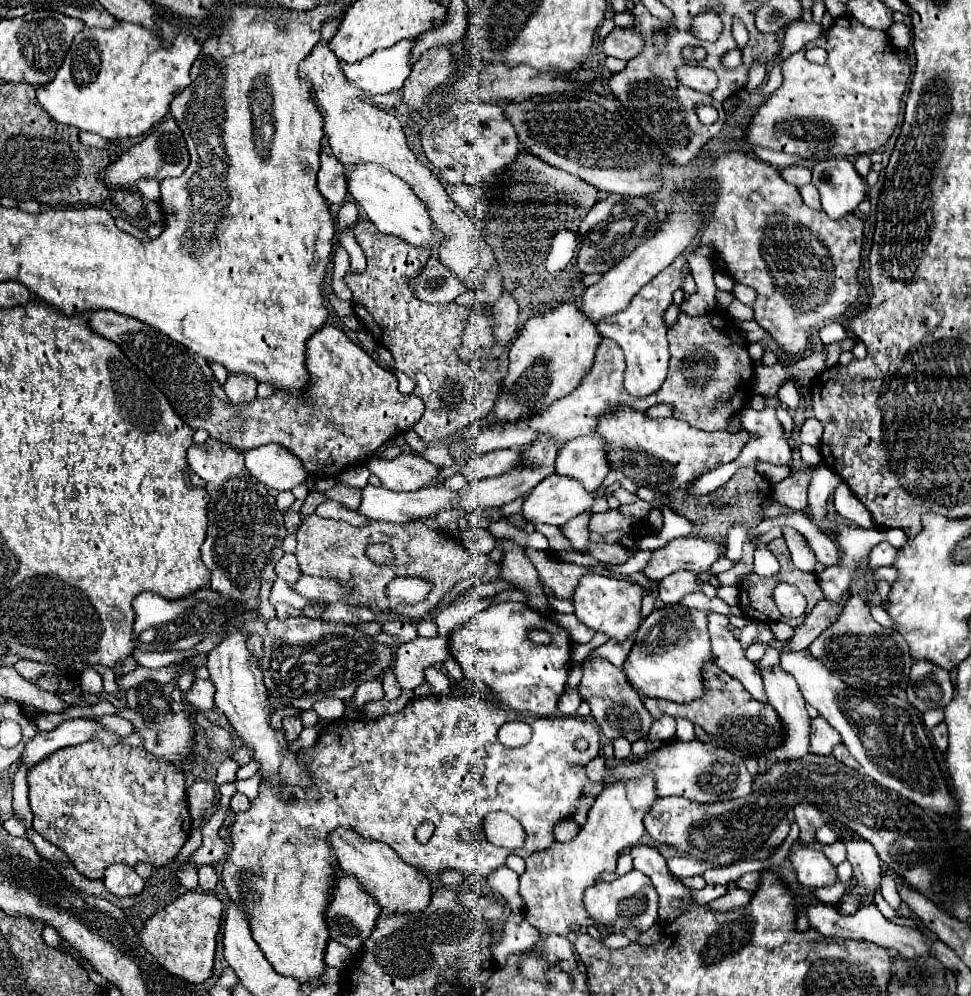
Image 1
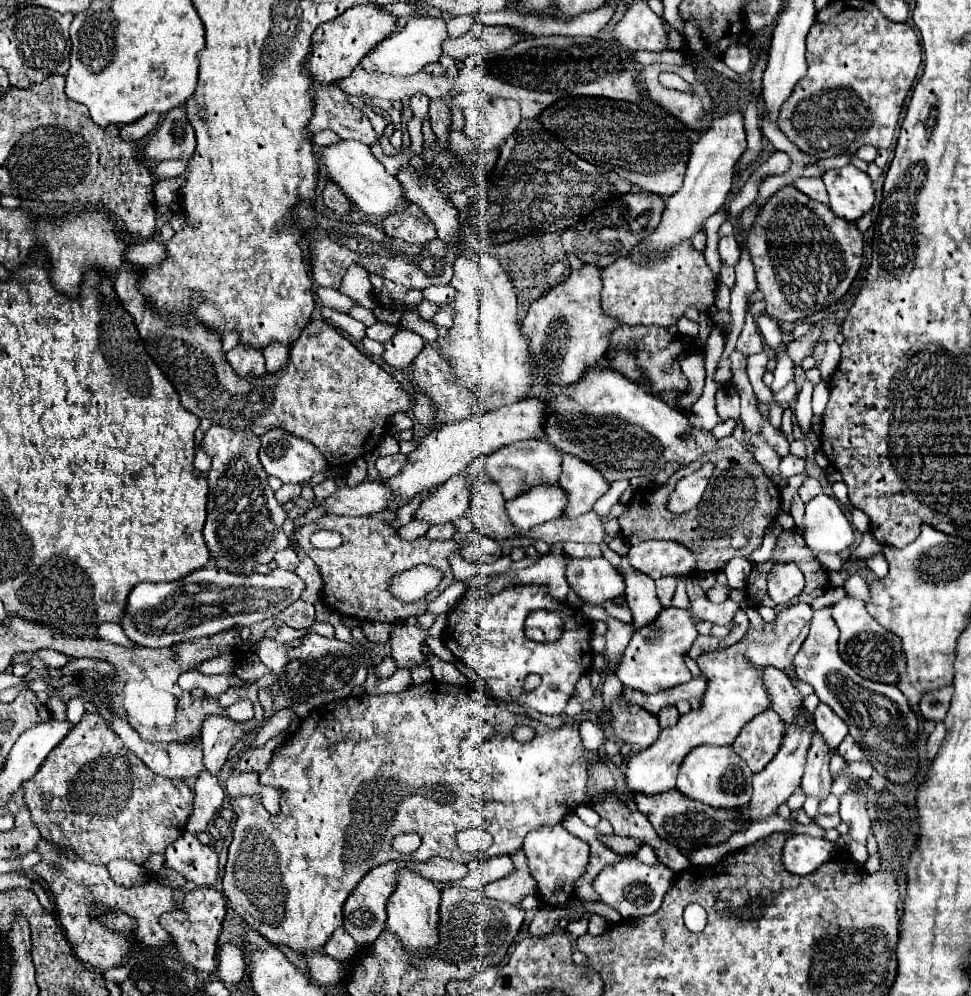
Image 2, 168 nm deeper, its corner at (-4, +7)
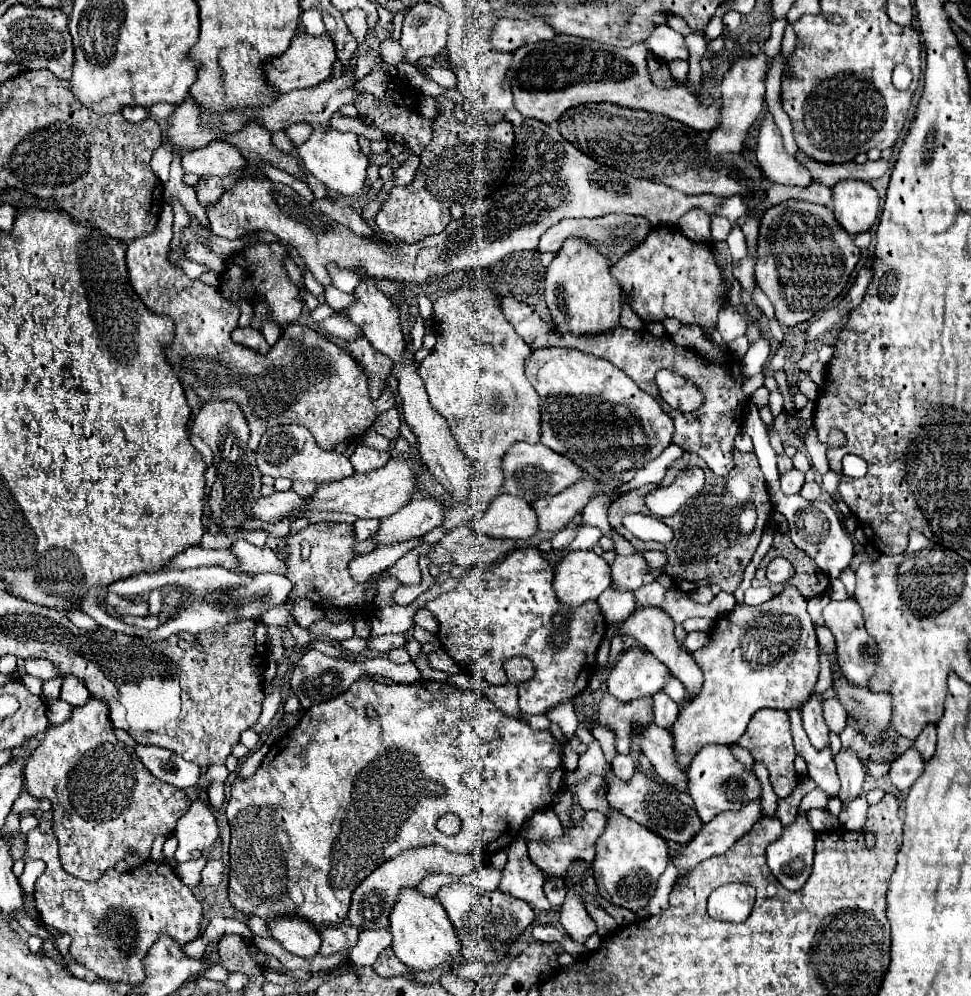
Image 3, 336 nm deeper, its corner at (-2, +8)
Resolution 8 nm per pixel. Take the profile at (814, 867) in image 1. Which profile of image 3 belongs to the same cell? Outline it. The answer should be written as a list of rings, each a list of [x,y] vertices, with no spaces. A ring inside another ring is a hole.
[[[798,813],[796,821],[784,827],[780,839],[768,845],[768,867],[788,891],[800,891],[808,881],[814,863],[814,841],[816,833],[806,813]]]

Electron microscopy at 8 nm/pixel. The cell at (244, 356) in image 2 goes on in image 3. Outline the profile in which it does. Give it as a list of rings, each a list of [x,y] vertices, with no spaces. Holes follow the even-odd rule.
[[[238,327],[234,329],[234,341],[240,345],[246,345],[250,349],[256,349],[258,353],[268,353],[270,345],[266,343],[264,335],[252,327]]]

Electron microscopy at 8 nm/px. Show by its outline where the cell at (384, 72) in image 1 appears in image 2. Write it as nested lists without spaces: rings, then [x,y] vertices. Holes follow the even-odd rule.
[[[410,16],[404,30],[392,34],[384,42],[380,42],[362,62],[360,66],[368,72],[376,74],[392,74],[392,76],[410,76],[420,72],[426,64],[436,62],[442,54],[442,40],[448,36],[446,22],[442,18],[432,16]]]

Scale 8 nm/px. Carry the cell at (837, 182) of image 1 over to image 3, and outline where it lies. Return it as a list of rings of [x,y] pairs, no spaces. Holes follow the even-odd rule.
[[[840,181],[832,187],[834,191],[834,215],[838,225],[850,233],[870,231],[880,213],[878,193],[864,181]]]

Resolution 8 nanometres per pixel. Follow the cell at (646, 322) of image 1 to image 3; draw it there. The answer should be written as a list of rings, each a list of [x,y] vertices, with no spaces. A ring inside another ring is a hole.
[[[674,225],[654,227],[642,245],[626,253],[626,257],[612,267],[612,273],[620,287],[630,291],[630,307],[642,321],[664,321],[666,317],[676,317],[684,325],[714,329],[718,313],[728,299],[728,287],[714,259],[712,245],[690,241]]]

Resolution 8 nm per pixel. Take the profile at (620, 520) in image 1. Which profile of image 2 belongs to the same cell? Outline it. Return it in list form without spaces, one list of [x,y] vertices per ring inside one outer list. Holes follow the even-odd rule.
[[[592,510],[578,518],[558,518],[546,524],[540,524],[528,532],[528,538],[522,536],[520,546],[530,546],[536,538],[554,544],[554,542],[596,542],[600,544],[604,540],[604,522],[602,518]]]

